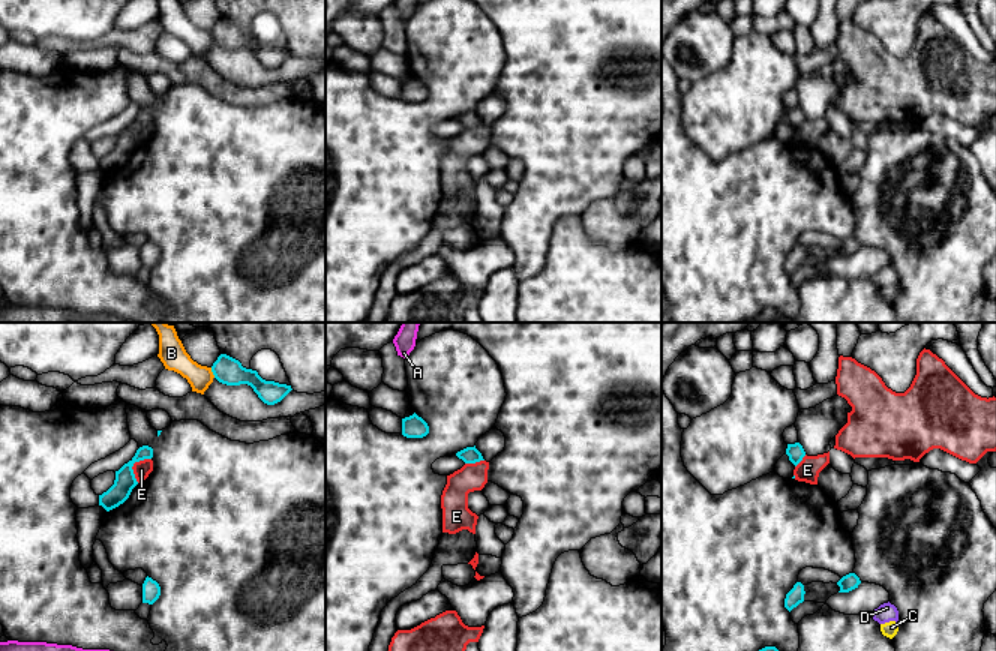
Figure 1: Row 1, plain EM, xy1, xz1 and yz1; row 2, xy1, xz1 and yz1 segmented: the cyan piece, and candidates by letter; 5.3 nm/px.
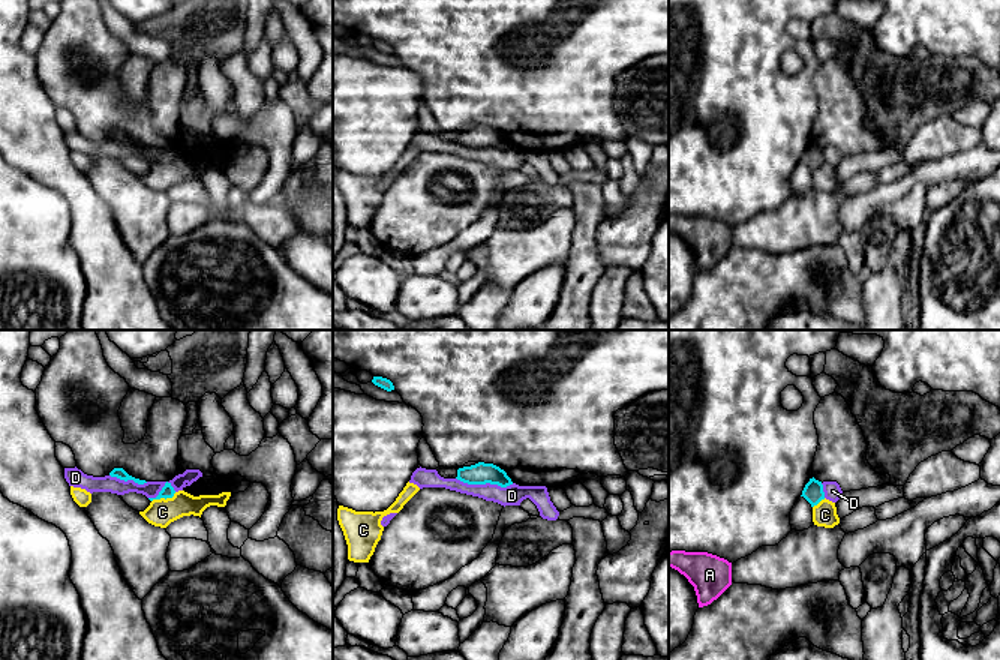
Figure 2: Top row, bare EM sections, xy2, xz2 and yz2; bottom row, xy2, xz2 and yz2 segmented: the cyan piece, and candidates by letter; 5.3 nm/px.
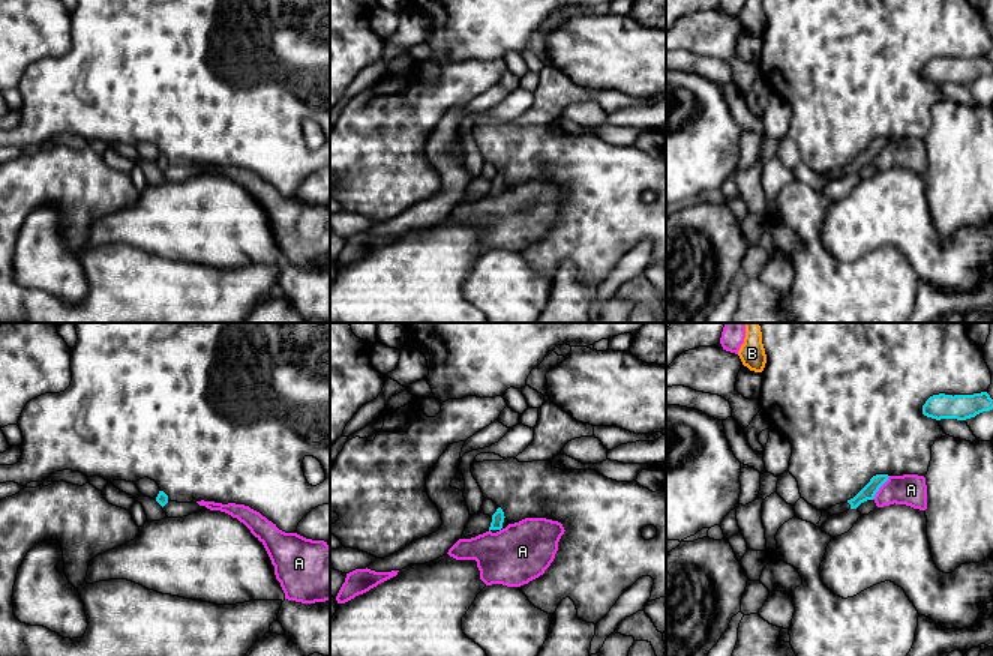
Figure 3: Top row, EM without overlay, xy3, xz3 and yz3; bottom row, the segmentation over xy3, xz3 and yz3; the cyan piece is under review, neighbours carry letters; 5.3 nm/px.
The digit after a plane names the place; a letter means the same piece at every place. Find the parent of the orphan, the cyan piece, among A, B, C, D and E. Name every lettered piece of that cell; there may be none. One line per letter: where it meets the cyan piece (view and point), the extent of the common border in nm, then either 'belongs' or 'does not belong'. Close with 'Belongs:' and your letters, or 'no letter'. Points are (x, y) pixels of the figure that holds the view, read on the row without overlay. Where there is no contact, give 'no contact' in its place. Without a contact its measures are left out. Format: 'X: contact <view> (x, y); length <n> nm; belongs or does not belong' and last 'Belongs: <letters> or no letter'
A: contact yz3 (879, 150); length 160 nm; does not belong
B: contact xy1 (212, 35); length 60 nm; does not belong
C: contact xy2 (164, 161); length 140 nm; does not belong
D: contact xz2 (485, 147); length 320 nm; does not belong
E: contact xy1 (132, 129); length 150 nm; does not belong
Belongs: no letter

